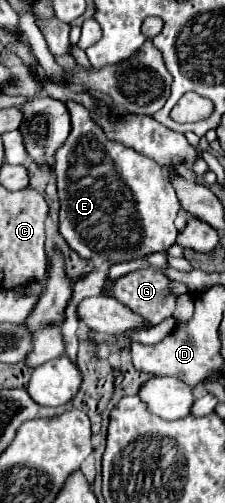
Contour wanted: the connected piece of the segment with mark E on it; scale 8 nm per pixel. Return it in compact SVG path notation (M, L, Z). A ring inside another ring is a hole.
M69 100L71 134L55 156L55 174L59 190L59 232L69 246L85 260L99 258L121 264L143 260L149 254L165 254L177 238L175 218L179 200L169 176L147 156L109 142L105 132L97 128L89 110Z

